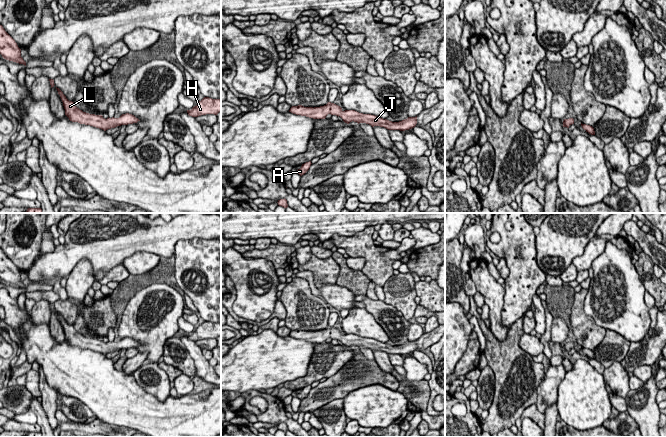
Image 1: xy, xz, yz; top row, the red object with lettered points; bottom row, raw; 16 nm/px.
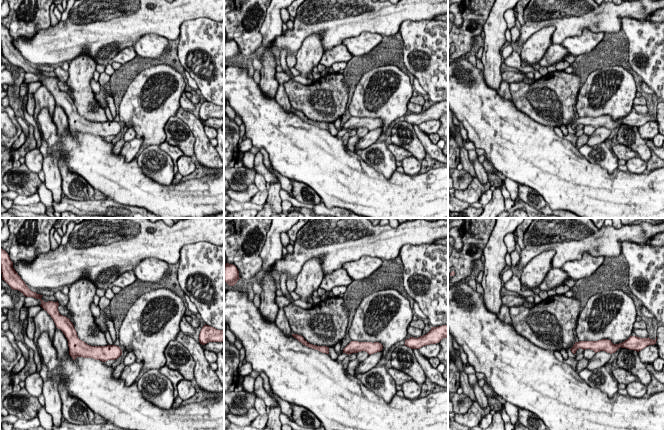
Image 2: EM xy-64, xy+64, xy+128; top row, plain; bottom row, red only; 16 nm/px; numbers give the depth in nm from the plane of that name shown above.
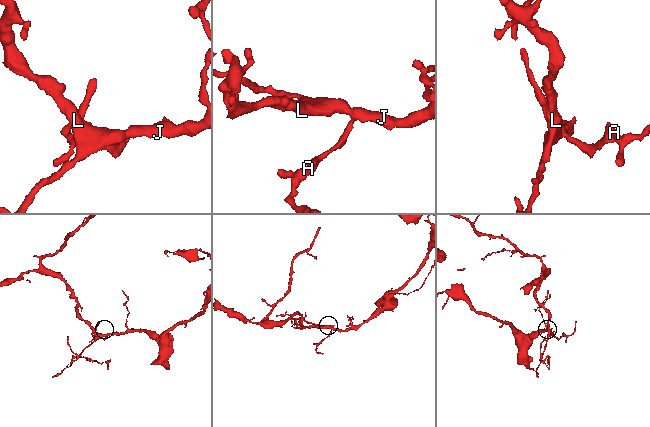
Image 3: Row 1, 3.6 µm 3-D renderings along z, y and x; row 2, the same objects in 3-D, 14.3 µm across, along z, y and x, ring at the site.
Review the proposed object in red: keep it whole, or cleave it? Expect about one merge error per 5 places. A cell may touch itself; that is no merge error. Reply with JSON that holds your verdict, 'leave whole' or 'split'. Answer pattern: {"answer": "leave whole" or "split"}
{"answer": "leave whole"}

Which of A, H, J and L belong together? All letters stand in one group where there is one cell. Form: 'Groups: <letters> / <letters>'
Groups: A H J L

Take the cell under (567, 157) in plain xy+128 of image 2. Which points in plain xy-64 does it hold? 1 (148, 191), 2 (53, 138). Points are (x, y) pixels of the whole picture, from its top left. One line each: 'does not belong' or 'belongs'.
1: belongs
2: belongs

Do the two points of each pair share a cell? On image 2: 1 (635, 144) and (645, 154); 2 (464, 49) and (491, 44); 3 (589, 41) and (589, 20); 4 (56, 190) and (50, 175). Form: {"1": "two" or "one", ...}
{"1": "one", "2": "two", "3": "two", "4": "one"}

